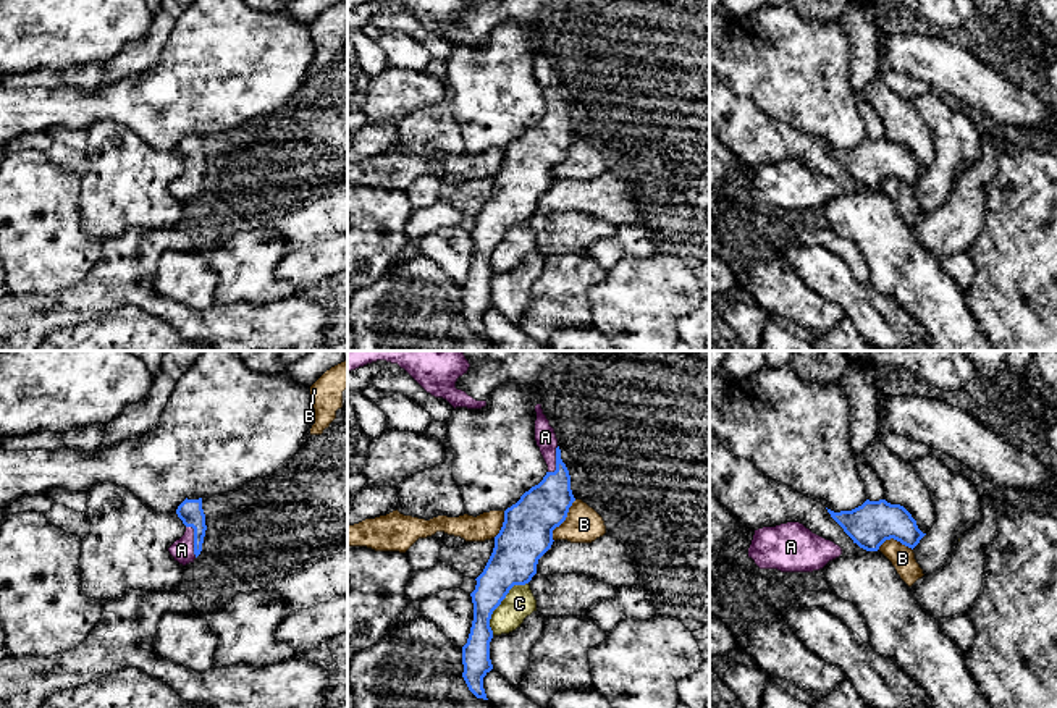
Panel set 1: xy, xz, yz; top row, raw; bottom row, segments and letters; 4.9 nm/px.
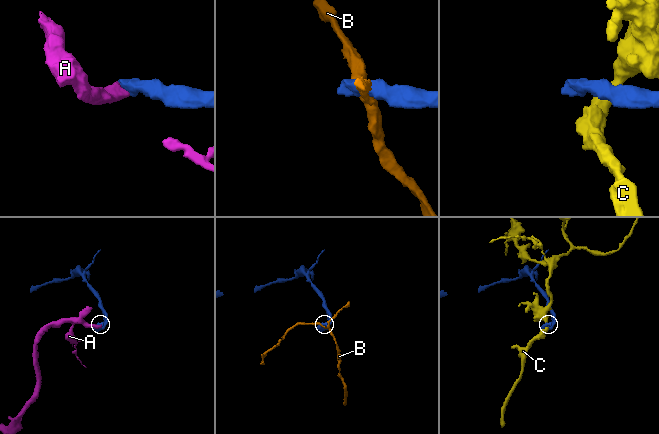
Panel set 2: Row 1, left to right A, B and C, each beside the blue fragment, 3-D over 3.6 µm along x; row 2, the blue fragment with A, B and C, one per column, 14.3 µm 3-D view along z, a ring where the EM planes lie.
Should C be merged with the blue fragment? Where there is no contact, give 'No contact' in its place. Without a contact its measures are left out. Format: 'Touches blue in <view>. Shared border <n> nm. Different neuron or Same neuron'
Touches blue in xz. Shared border 320 nm. Different neuron

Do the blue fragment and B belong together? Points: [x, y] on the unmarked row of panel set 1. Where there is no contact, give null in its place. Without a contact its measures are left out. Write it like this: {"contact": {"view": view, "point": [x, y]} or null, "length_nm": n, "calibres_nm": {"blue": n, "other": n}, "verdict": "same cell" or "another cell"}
{"contact": {"view": "xz", "point": [563, 159]}, "length_nm": 240, "calibres_nm": {"blue": 260, "other": 180}, "verdict": "another cell"}

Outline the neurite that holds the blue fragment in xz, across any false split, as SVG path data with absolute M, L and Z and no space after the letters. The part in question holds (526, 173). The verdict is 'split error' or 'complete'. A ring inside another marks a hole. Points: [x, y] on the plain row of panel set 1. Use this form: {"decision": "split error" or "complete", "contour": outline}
{"decision": "split error", "contour": "M541 42L535 44L535 50L535 79L548 110L538 123L504 149L504 160L495 175L493 191L470 231L474 259L467 281L462 284L462 315L469 328L483 338L488 338L483 315L493 307L490 297L491 252L514 223L525 223L537 212L538 197L554 179L553 168L566 158L575 139L554 66L543 52Z"}

